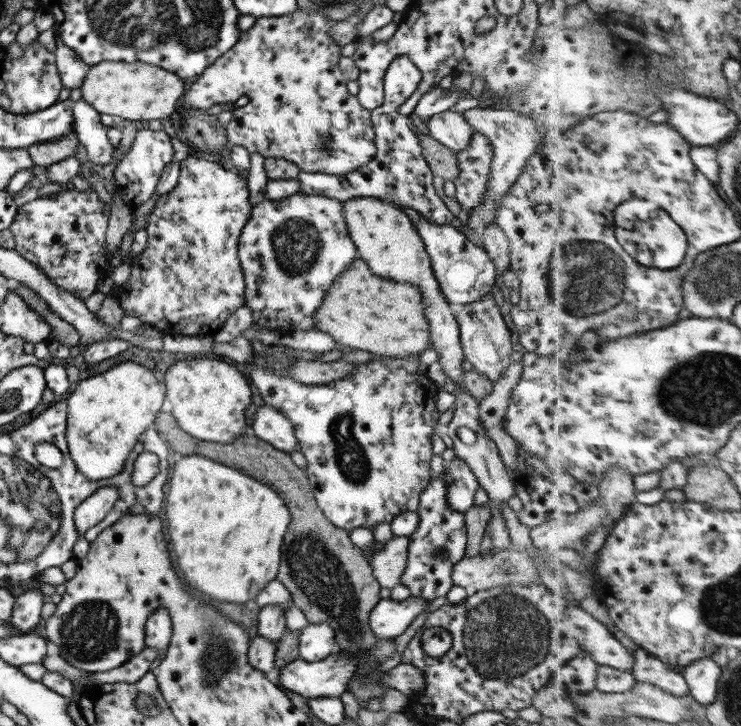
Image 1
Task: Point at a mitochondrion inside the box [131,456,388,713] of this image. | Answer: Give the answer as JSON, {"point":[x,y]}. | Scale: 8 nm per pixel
{"point":[323,579]}

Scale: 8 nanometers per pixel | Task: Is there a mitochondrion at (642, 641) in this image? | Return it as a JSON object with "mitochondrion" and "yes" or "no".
{"mitochondrion":"no"}

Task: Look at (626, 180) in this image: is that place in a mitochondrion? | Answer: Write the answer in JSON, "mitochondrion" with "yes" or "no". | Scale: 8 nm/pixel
{"mitochondrion":"no"}

